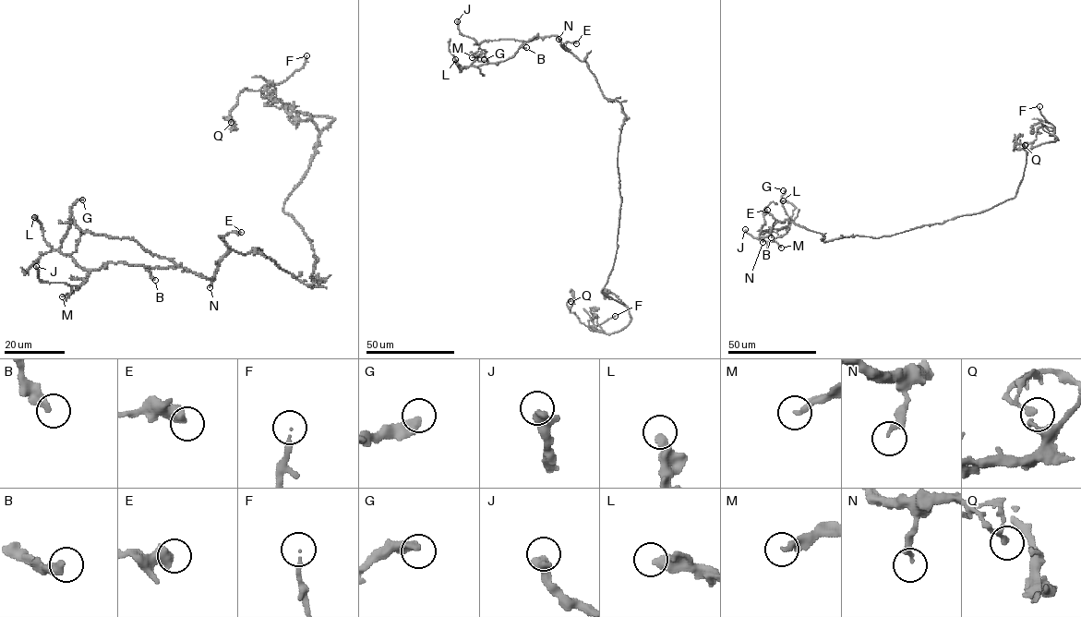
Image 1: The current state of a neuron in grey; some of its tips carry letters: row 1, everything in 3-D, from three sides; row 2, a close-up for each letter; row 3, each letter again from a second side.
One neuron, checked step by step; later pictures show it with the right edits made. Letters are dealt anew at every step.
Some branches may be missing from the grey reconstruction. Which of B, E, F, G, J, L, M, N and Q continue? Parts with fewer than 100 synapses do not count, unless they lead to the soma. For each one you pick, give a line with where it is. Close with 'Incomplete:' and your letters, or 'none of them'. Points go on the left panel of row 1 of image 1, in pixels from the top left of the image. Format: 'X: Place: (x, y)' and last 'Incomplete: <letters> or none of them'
F: Place: (306, 55)
Incomplete: F

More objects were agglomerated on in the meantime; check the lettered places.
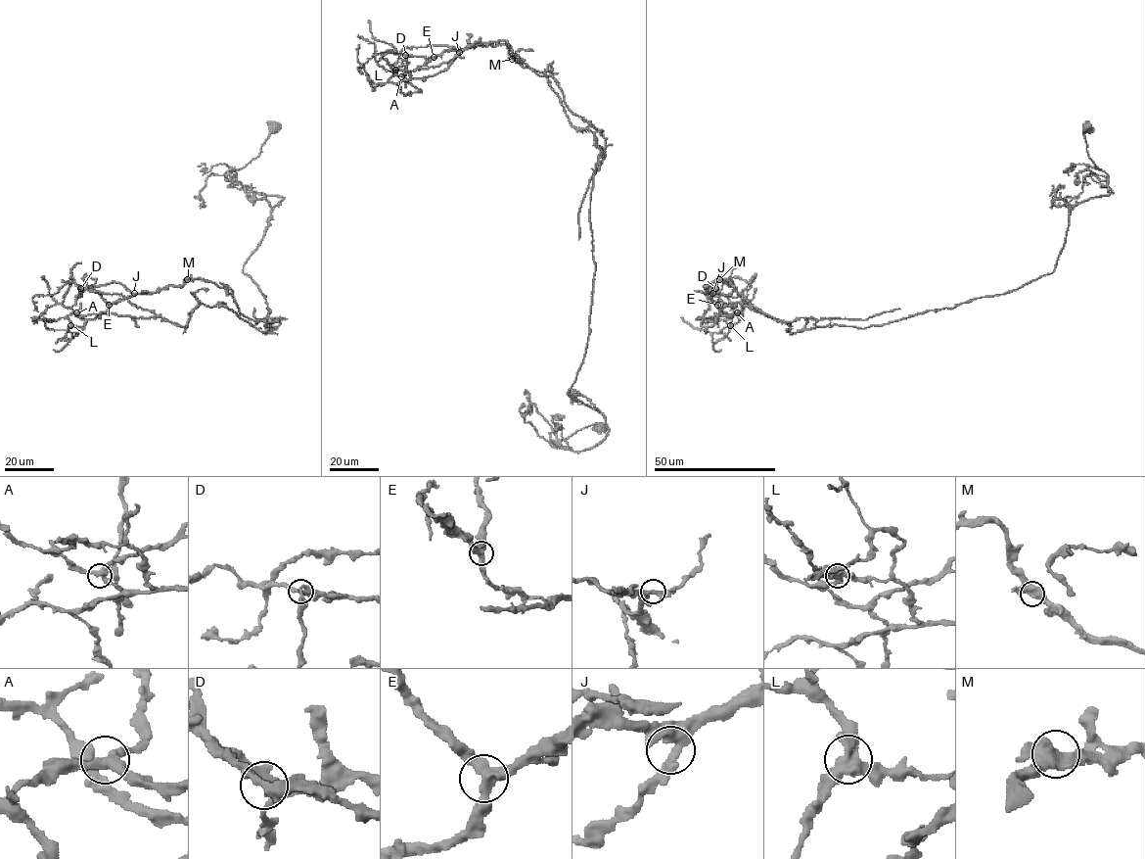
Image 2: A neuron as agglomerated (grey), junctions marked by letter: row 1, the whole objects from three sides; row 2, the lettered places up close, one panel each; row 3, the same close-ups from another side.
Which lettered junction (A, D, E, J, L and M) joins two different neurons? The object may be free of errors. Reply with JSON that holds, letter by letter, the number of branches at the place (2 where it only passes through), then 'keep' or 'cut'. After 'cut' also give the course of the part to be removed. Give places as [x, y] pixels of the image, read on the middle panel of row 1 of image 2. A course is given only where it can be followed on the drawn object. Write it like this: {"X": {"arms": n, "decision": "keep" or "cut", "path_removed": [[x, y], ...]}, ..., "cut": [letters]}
{"A": {"arms": 3, "decision": "keep"}, "D": {"arms": 3, "decision": "keep"}, "E": {"arms": 3, "decision": "keep"}, "J": {"arms": 3, "decision": "keep"}, "L": {"arms": 3, "decision": "cut", "path_removed": [[395, 70], [503, 44], [524, 67], [551, 76], [573, 114], [604, 139], [578, 239]]}, "M": {"arms": 3, "decision": "keep"}, "cut": ["L"]}

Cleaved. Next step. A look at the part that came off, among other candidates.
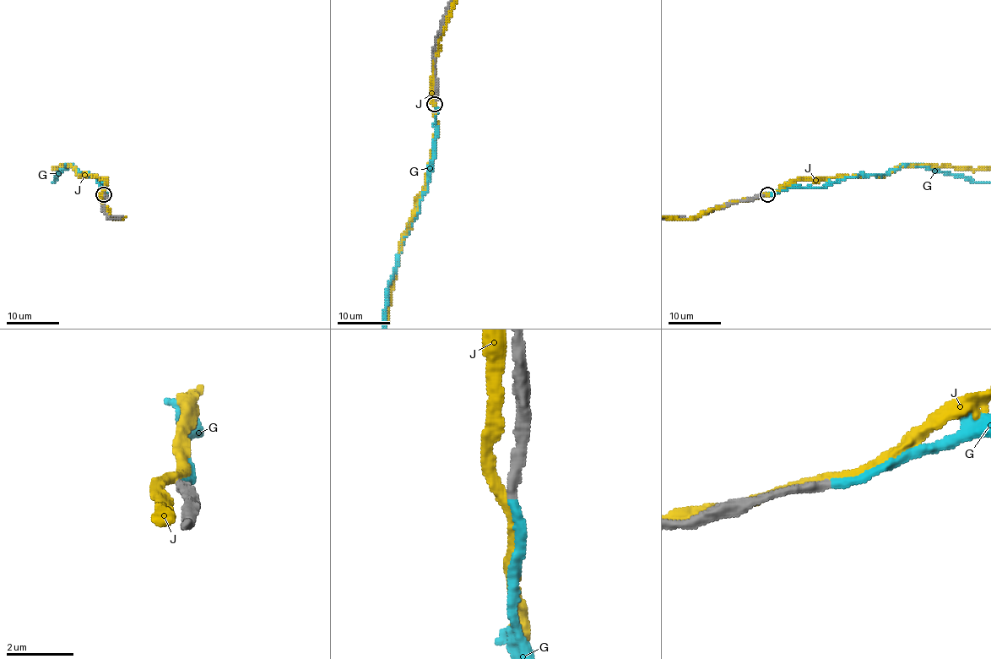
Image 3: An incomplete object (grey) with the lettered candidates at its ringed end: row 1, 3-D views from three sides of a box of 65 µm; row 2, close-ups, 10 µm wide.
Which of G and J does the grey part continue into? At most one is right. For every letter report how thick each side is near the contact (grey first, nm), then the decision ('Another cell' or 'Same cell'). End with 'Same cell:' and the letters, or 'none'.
G: Thickness 300 nm (grey) against 280 nm. Same cell
J: Thickness 320 nm (grey) against 300 nm. Another cell
Same cell: G

